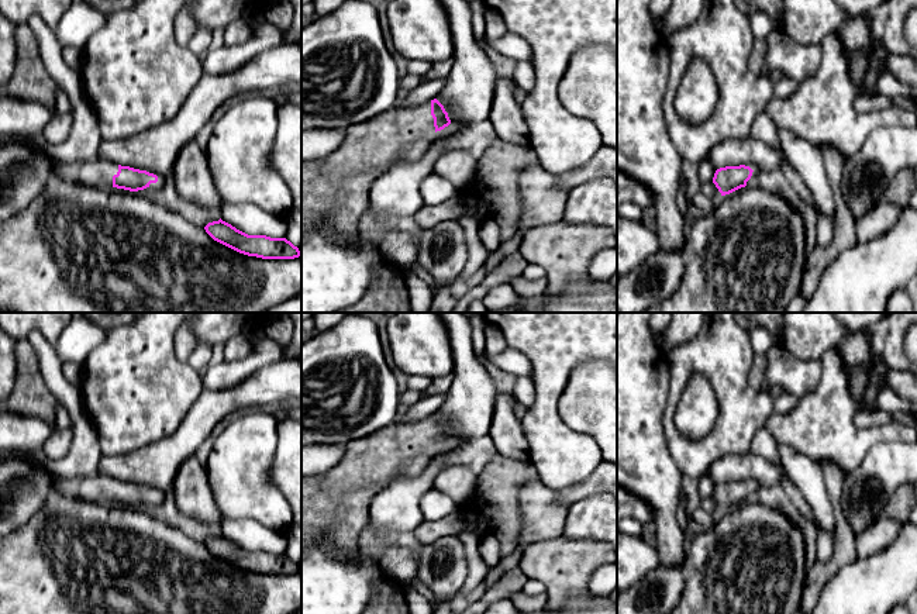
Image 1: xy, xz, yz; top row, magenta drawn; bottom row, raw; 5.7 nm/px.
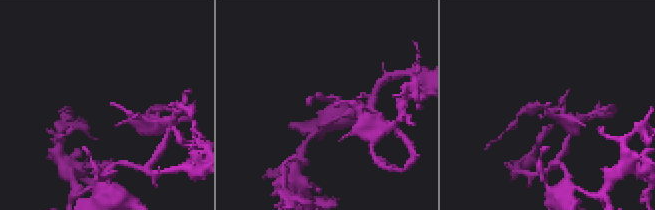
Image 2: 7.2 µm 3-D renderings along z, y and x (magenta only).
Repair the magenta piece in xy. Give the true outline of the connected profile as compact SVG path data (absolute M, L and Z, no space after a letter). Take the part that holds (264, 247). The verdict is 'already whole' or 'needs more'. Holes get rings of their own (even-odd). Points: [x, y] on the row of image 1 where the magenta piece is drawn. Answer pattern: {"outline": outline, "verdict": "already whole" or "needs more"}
{"outline": "M221 218L208 223L204 230L214 241L248 256L262 259L294 259L301 256L299 248L286 238L248 235Z", "verdict": "already whole"}

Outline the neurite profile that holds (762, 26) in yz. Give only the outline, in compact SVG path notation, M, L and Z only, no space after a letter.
M755 11L748 18L755 39L766 39L776 30L775 23L765 11Z

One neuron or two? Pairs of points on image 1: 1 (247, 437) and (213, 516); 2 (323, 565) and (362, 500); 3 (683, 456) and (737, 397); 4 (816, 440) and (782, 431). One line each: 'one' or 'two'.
1: two
2: two
3: one
4: one

